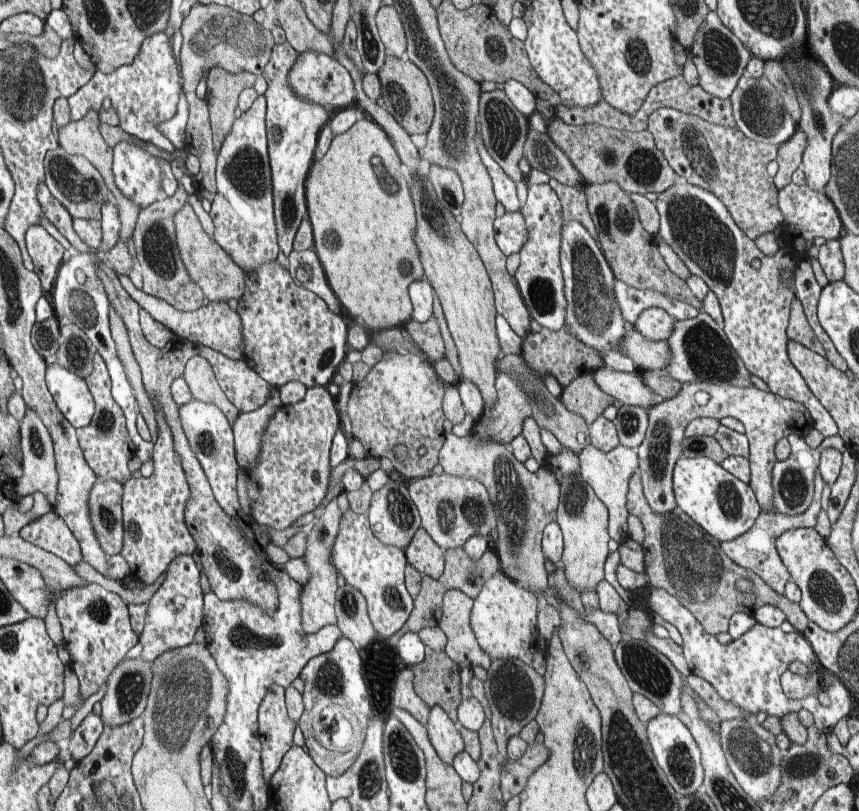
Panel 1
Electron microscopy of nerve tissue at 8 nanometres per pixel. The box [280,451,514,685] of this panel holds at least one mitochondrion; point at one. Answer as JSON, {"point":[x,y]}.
{"point":[472,509]}

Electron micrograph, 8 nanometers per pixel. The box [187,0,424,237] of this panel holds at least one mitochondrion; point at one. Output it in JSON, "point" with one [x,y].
{"point":[220,33]}

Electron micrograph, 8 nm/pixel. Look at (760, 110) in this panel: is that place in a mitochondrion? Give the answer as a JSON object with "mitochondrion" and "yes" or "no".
{"mitochondrion":"yes"}

